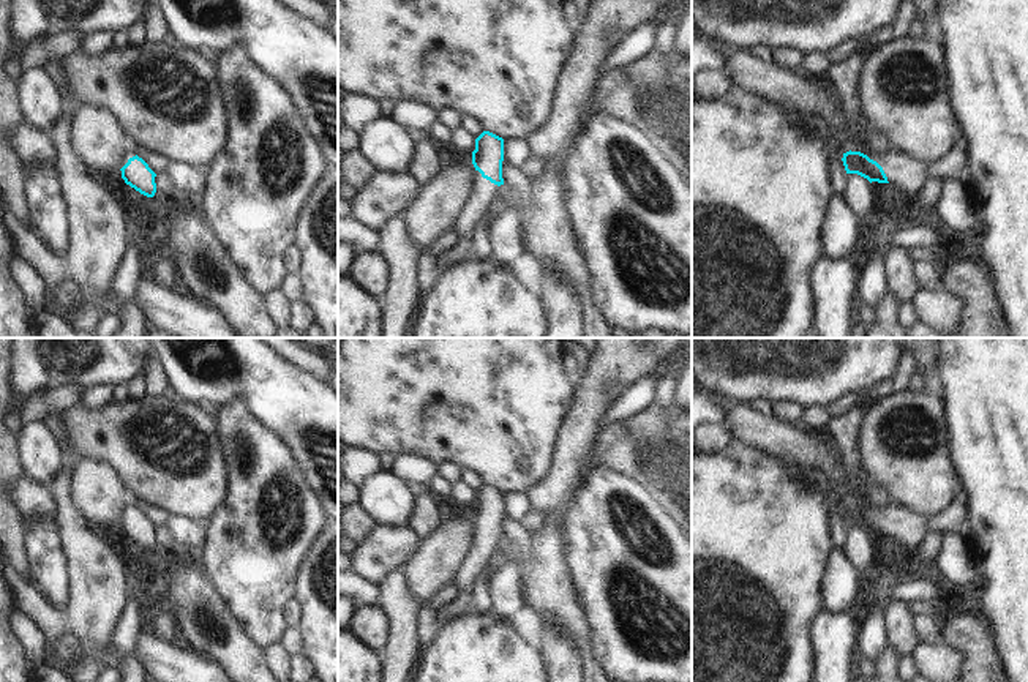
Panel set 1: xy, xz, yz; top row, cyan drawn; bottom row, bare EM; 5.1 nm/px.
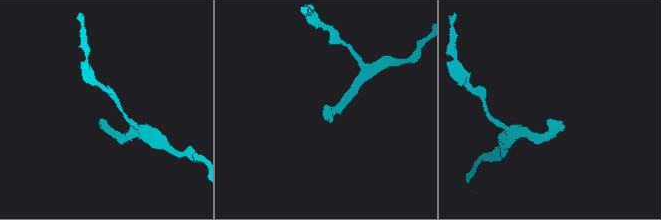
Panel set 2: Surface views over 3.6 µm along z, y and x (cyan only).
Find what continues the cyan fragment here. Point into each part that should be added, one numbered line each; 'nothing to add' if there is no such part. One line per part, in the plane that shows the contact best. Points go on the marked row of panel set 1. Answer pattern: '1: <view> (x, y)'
1: yz (904, 172)

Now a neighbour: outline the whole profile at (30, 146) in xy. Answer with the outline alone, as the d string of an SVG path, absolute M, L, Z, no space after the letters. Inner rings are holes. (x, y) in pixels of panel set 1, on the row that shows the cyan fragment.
M22 123L14 129L9 147L22 167L36 163L54 164L55 161L49 136L43 131L33 129L27 123Z

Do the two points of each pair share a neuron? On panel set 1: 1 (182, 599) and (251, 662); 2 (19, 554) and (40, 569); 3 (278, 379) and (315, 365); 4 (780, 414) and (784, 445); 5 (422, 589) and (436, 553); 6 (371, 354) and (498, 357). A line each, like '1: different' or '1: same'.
1: same
2: different
3: different
4: different
5: same
6: same

